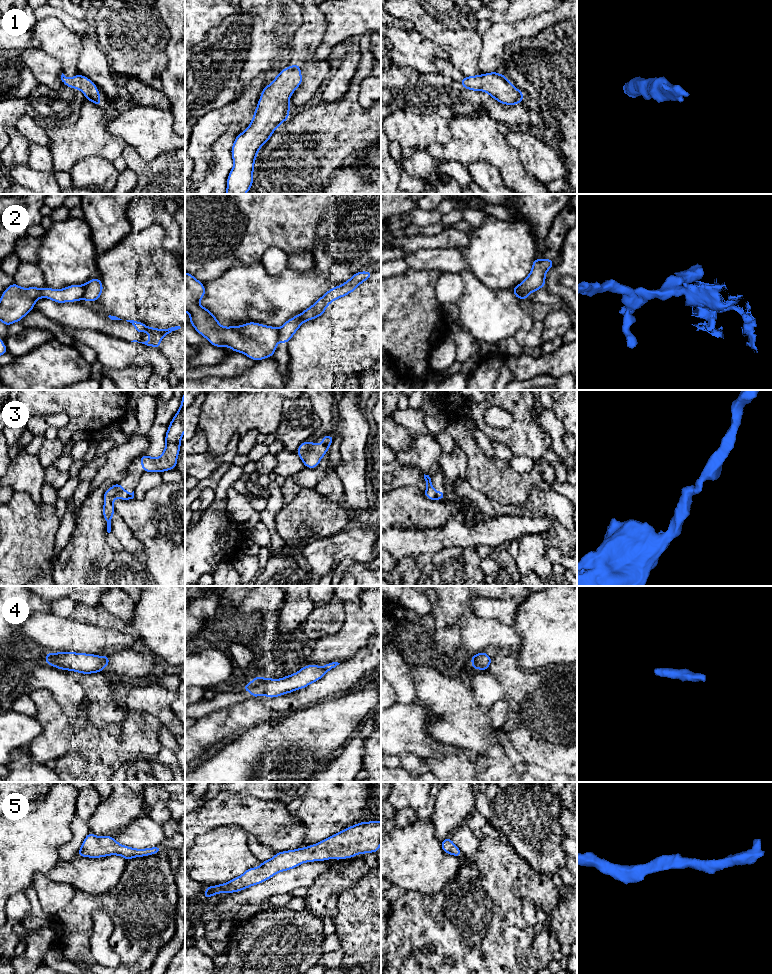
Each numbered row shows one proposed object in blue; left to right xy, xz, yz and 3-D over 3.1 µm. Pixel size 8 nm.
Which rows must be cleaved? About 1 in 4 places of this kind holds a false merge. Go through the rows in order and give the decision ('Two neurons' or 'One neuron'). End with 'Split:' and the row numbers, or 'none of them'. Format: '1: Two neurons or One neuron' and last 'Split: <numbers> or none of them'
1: One neuron
2: Two neurons
3: One neuron
4: One neuron
5: One neuron
Split: 2

